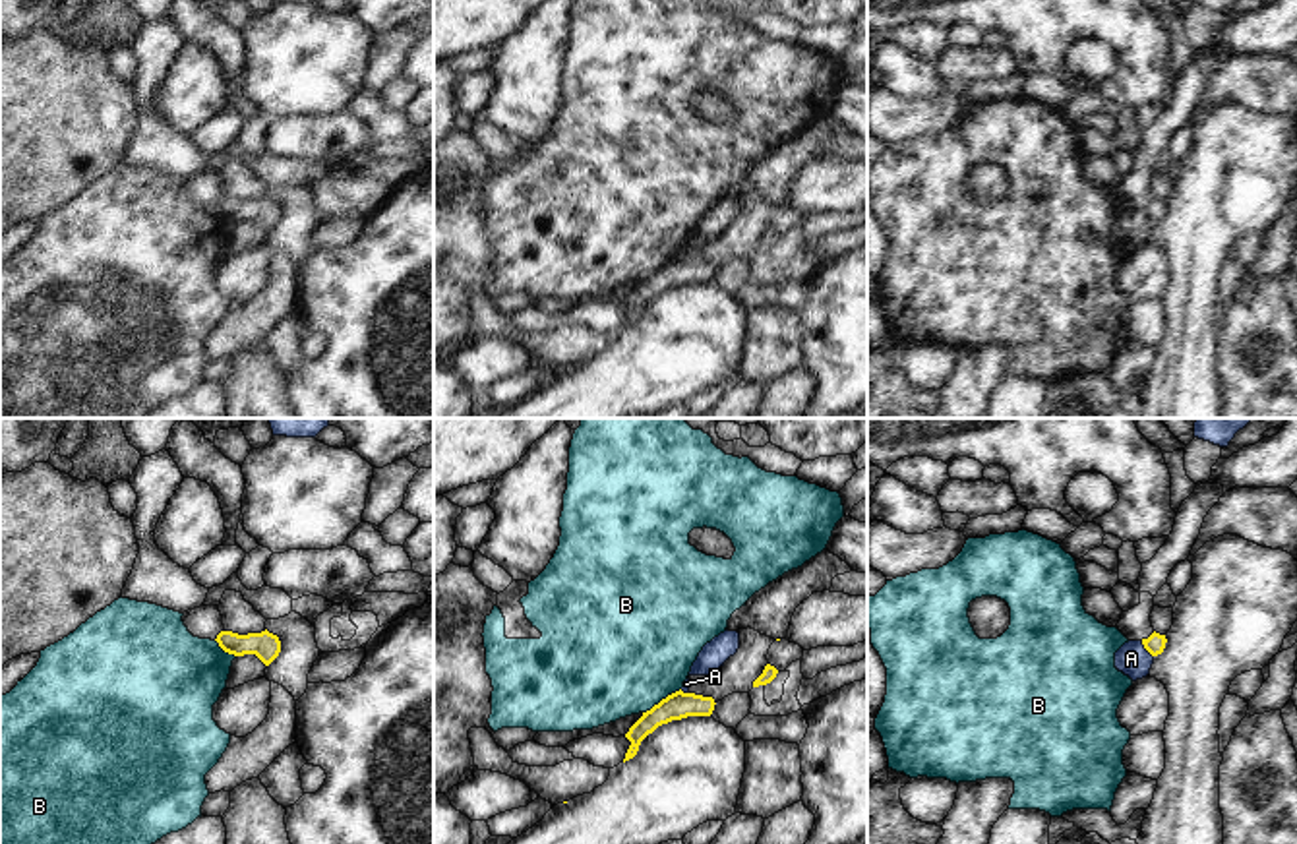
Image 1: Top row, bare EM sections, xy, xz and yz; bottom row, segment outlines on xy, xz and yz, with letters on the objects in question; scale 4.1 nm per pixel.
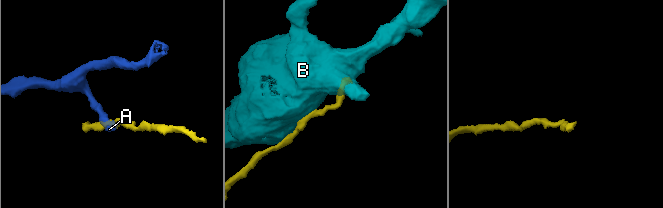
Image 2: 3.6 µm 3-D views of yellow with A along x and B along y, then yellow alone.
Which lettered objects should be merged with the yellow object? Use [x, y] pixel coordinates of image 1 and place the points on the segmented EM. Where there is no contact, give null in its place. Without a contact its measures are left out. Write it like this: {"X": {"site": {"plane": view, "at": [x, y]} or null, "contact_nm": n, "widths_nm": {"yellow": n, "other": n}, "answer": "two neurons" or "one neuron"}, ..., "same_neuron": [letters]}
{"A": {"site": {"plane": "yz", "at": [1145, 647]}, "contact_nm": 90, "widths_nm": {"yellow": 80, "other": 140}, "answer": "two neurons"}, "B": {"site": {"plane": "xz", "at": [663, 699]}, "contact_nm": 190, "widths_nm": {"yellow": 120, "other": 500}, "answer": "two neurons"}, "same_neuron": []}

